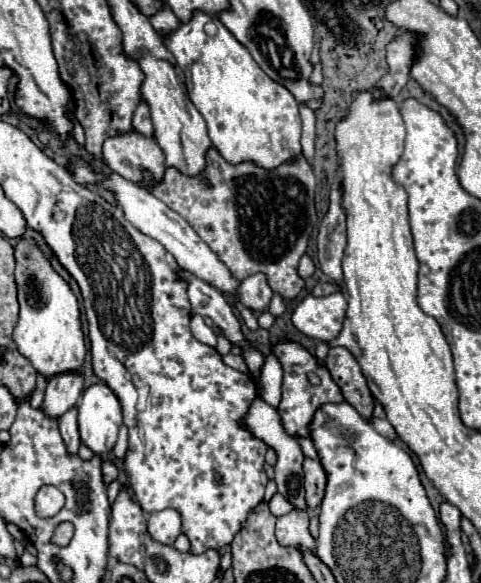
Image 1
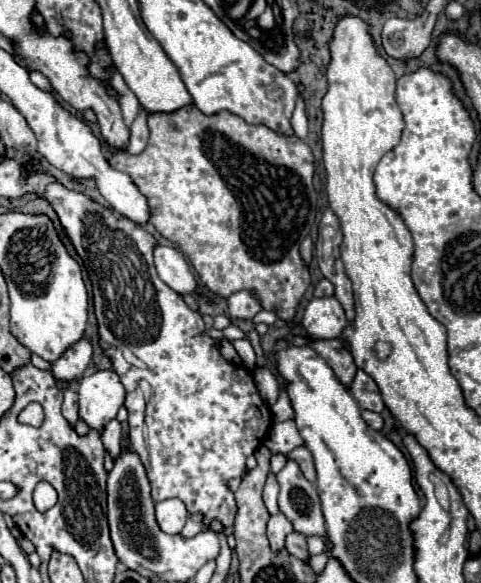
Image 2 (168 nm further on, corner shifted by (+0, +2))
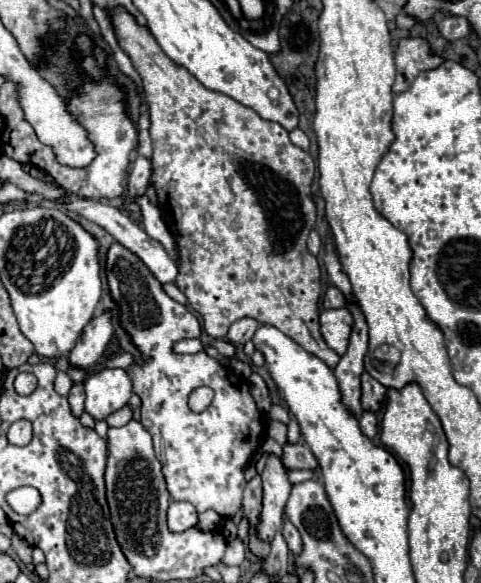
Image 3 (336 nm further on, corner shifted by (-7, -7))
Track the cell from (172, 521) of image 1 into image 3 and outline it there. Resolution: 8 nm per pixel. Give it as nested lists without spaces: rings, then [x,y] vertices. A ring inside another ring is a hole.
[[[172,502],[168,508],[168,528],[172,532],[184,532],[198,524],[198,512],[190,502]]]

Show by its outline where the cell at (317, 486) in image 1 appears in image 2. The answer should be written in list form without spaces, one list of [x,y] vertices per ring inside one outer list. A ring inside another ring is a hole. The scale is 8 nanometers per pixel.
[[[297,447],[297,449],[293,449],[293,451],[287,455],[287,459],[297,461],[297,465],[299,465],[301,471],[303,471],[303,475],[305,475],[311,483],[315,483],[317,473],[315,473],[315,465],[313,465],[313,455],[309,453],[307,447]]]

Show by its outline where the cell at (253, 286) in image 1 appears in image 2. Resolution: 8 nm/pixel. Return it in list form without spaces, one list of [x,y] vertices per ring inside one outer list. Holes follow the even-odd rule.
[[[241,289],[233,293],[227,299],[227,303],[229,303],[229,315],[233,319],[253,319],[263,309],[257,295],[249,289]]]

